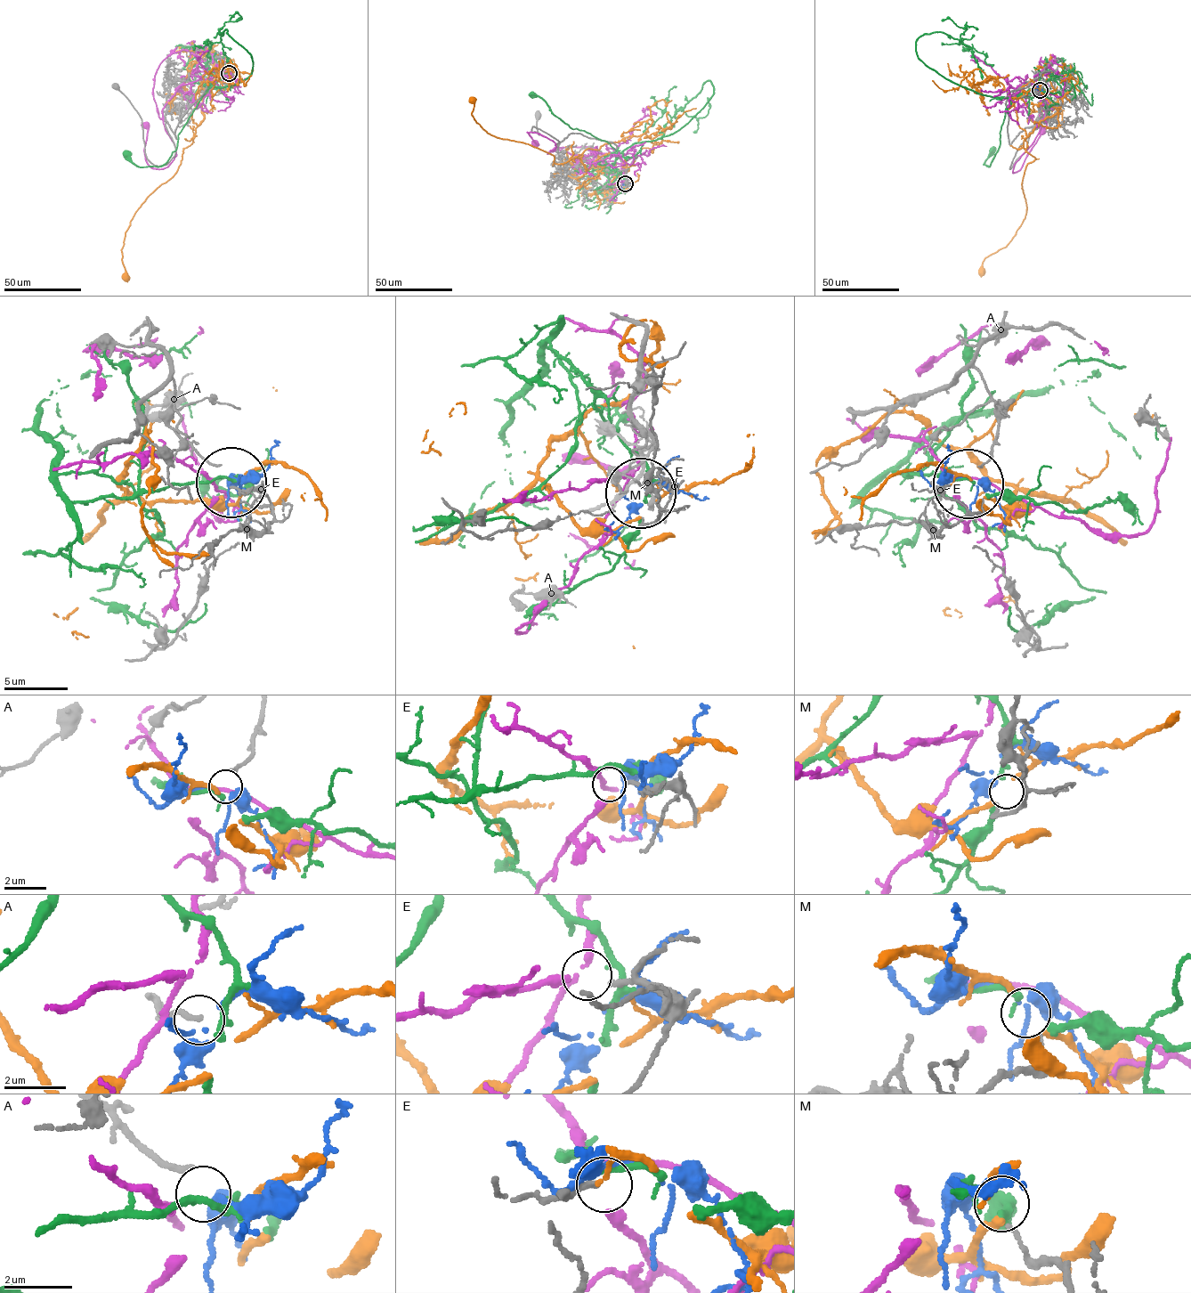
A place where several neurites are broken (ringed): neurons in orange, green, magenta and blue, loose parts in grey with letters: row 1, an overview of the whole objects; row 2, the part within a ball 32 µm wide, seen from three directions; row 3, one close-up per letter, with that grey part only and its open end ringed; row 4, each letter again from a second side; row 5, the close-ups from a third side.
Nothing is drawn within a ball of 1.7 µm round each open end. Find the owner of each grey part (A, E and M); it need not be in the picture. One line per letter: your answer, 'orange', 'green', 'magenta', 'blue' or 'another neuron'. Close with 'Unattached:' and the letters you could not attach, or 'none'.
A: blue
E: magenta
M: green
Unattached: none

